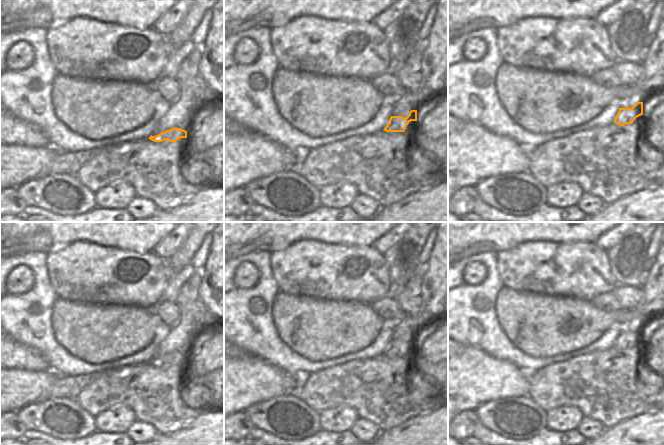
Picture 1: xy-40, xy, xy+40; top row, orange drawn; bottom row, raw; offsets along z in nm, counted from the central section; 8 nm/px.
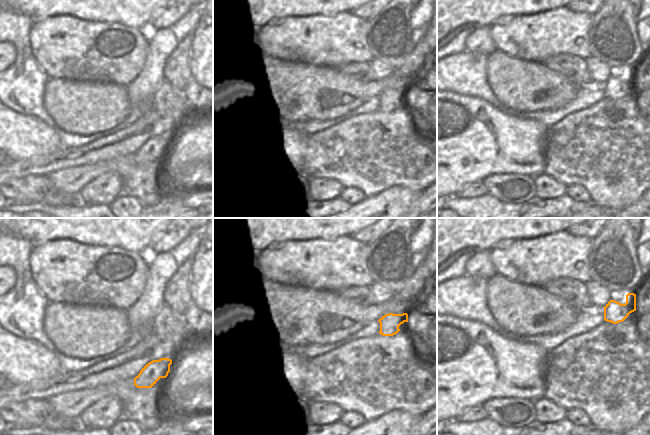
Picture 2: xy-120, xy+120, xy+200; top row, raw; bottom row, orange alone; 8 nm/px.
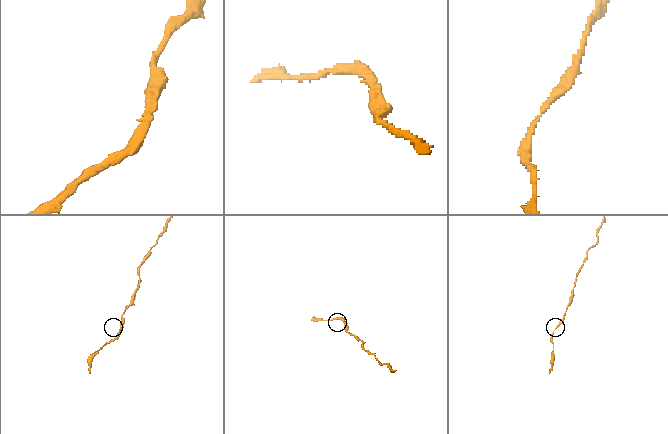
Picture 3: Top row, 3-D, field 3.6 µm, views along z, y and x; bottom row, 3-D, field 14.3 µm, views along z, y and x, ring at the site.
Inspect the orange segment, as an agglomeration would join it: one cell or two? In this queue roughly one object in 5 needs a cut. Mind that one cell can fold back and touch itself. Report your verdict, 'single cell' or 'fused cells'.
single cell

